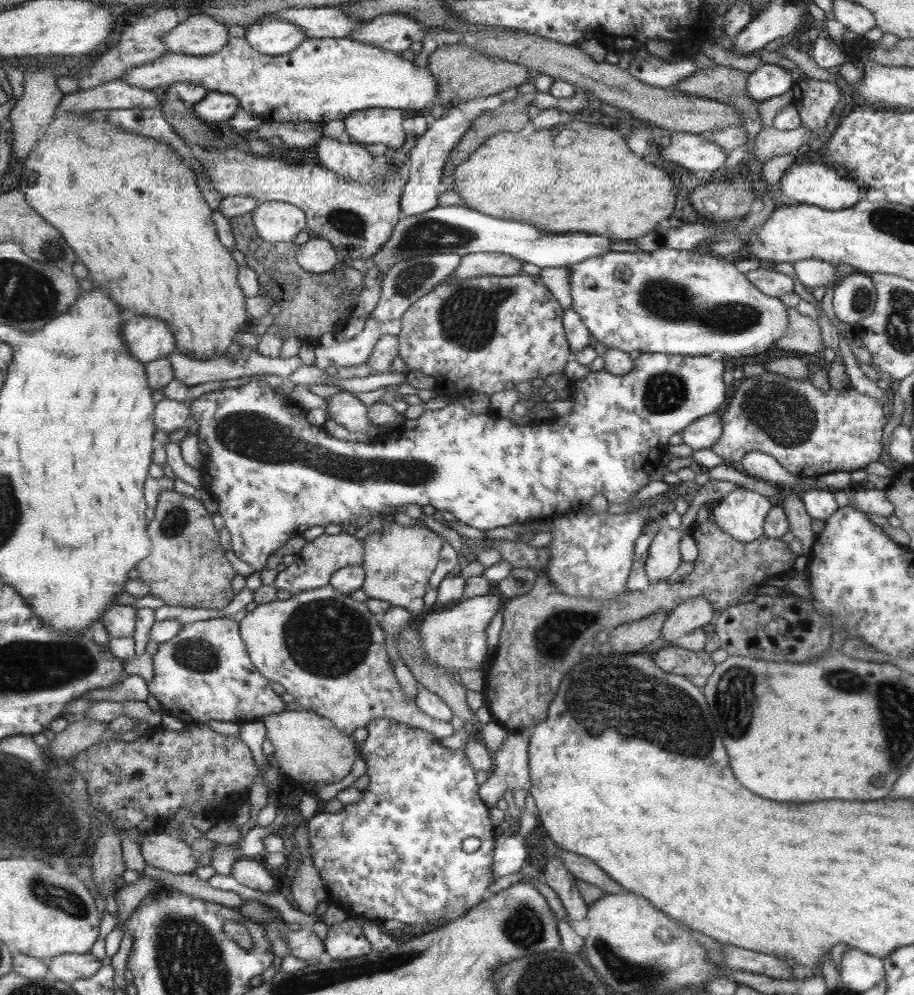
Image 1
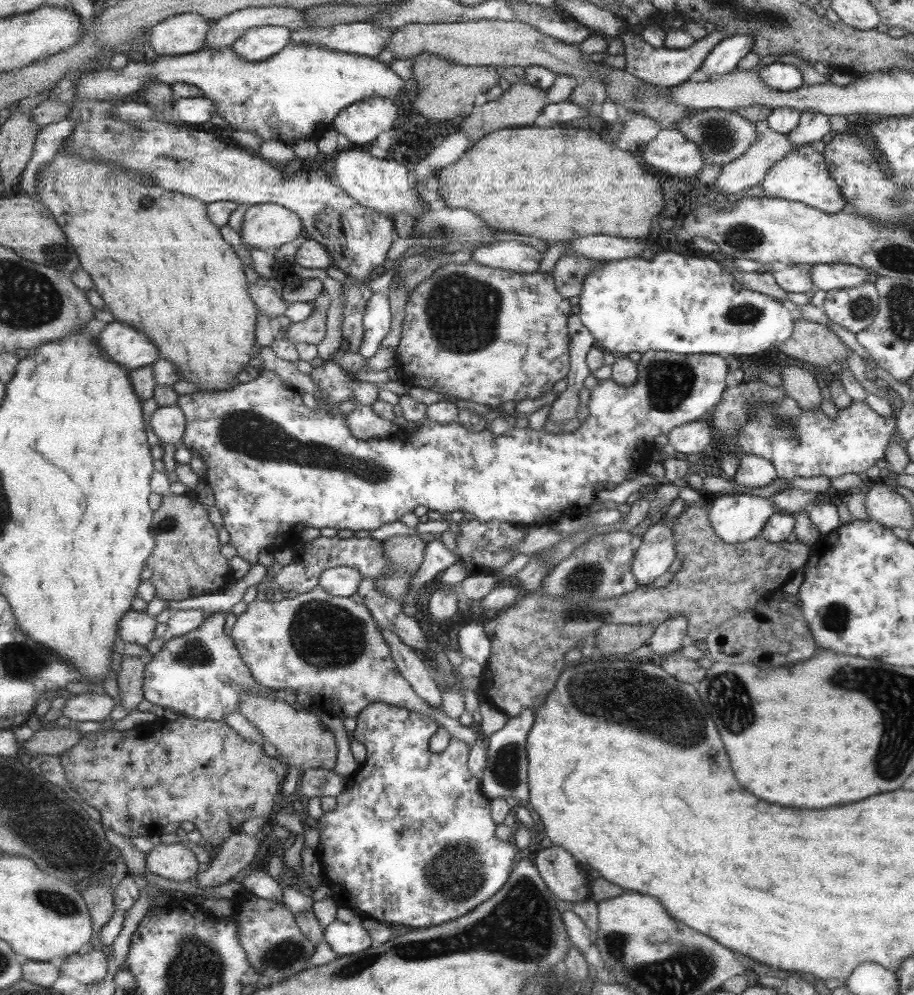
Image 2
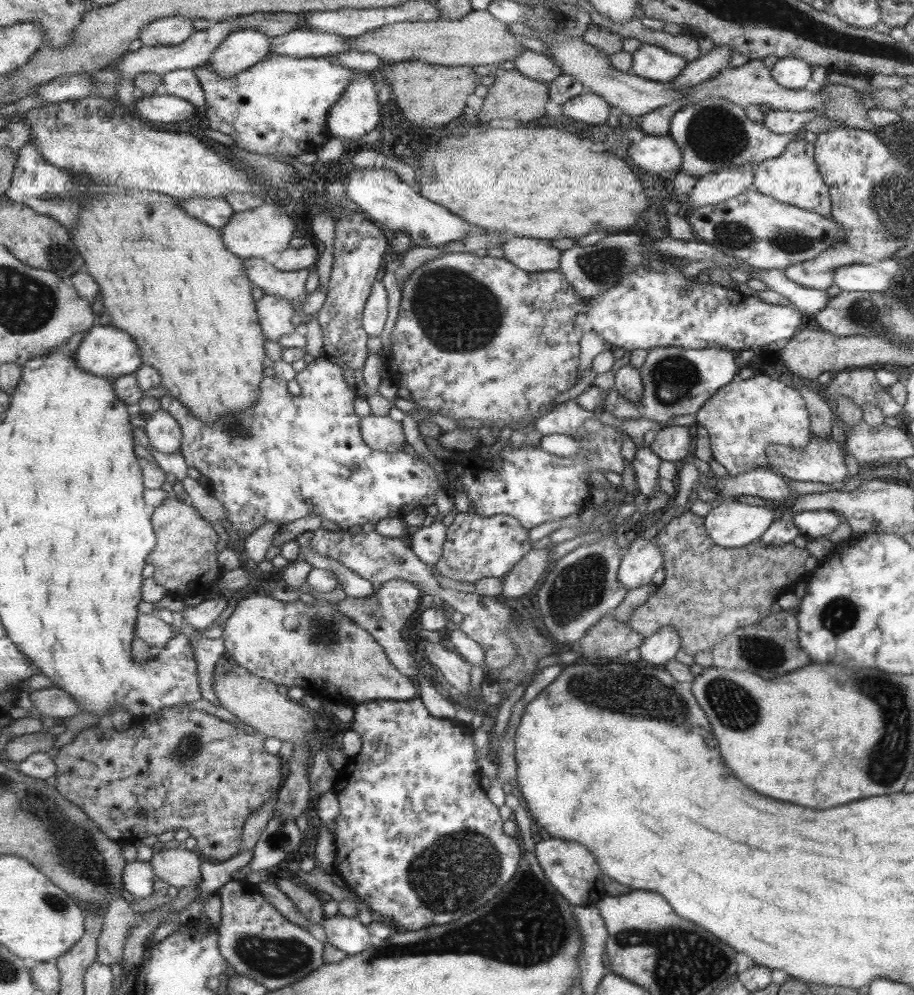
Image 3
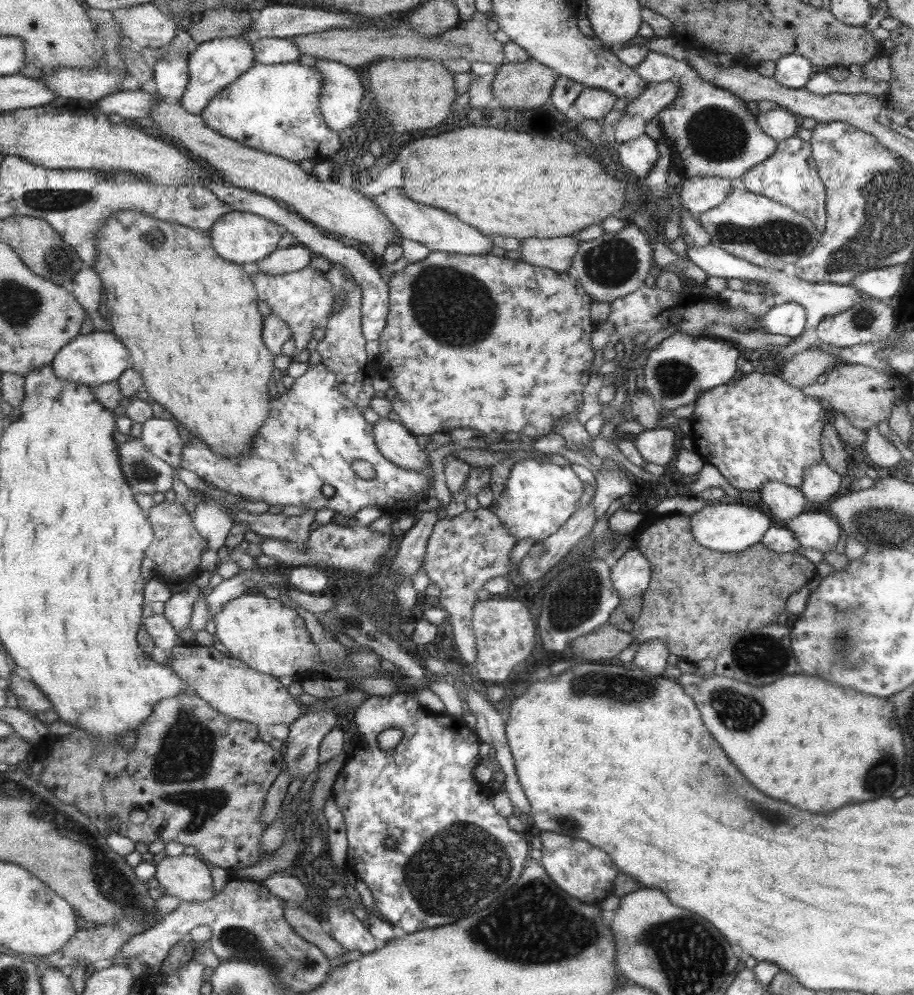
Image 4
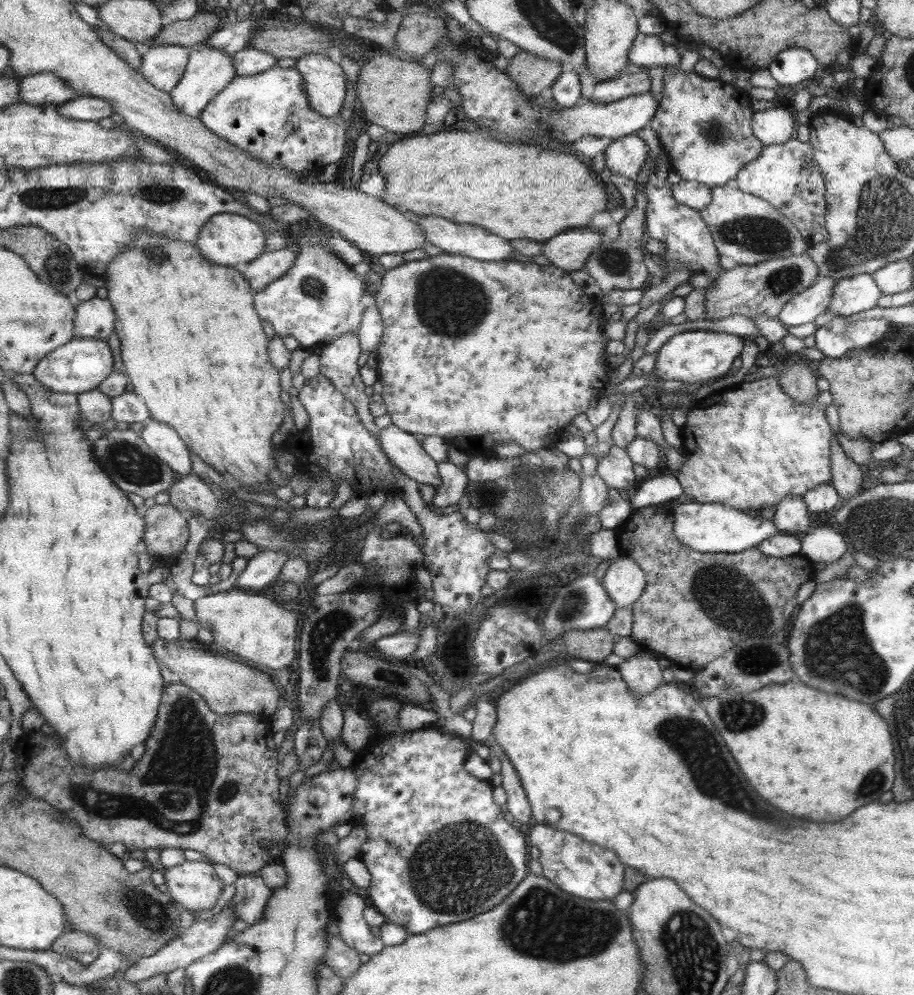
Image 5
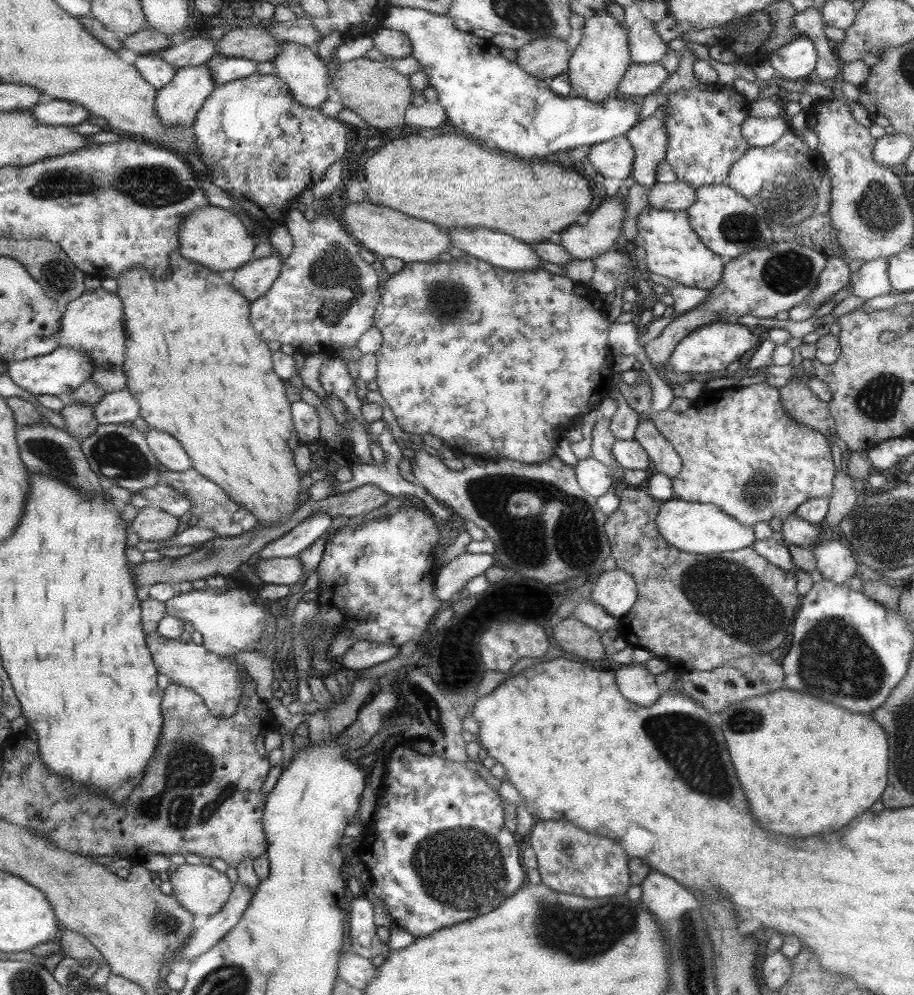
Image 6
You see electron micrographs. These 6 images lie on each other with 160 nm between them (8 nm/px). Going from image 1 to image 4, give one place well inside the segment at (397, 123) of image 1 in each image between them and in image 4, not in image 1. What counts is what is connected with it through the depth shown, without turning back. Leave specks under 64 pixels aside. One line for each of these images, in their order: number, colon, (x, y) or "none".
2: (362, 122)
3: (358, 111)
4: (342, 94)

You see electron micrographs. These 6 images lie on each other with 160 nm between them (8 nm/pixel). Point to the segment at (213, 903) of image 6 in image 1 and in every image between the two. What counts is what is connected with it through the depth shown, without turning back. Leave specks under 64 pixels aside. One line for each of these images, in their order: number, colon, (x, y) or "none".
1: (162, 851)
2: (175, 862)
3: (181, 868)
4: (187, 877)
5: (196, 886)

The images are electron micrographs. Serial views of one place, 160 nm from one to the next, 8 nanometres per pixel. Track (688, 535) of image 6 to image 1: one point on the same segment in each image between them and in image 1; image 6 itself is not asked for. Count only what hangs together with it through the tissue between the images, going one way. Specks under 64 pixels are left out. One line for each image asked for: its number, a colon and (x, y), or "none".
1: (742, 514)
2: (736, 518)
3: (732, 524)
4: (721, 527)
5: (711, 527)

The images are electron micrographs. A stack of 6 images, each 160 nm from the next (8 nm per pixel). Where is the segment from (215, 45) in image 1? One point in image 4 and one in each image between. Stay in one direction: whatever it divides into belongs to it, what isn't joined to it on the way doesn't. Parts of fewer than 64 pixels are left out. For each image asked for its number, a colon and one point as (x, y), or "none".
2: (183, 34)
3: (170, 31)
4: (146, 25)

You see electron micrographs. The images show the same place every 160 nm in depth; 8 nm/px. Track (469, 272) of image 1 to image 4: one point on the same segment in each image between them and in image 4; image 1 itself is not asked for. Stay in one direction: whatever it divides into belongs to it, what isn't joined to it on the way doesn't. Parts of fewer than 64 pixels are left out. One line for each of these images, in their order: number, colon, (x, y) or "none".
2: (512, 255)
3: (532, 255)
4: (557, 254)

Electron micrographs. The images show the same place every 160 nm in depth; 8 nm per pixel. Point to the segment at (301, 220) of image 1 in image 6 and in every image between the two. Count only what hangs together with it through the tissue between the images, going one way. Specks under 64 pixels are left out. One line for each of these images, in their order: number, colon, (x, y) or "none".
2: (266, 226)
3: (254, 233)
4: (240, 237)
5: (227, 239)
6: (212, 236)

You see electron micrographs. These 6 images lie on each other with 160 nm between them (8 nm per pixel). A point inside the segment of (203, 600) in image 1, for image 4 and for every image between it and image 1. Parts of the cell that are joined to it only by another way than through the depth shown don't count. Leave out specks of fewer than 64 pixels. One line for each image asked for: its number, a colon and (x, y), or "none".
2: (187, 562)
3: (185, 559)
4: (177, 550)

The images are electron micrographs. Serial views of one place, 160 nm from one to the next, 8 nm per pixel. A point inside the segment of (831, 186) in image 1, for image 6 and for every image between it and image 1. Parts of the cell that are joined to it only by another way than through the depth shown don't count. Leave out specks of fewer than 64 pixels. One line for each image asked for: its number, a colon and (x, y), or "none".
2: (800, 176)
3: (792, 178)
4: (789, 176)
5: (786, 176)
6: (788, 183)

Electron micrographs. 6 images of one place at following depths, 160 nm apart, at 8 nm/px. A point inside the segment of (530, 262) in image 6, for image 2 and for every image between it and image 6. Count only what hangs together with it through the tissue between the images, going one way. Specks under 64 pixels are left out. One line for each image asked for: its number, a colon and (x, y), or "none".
2: (384, 185)
3: (379, 192)
4: (435, 229)
5: (476, 243)

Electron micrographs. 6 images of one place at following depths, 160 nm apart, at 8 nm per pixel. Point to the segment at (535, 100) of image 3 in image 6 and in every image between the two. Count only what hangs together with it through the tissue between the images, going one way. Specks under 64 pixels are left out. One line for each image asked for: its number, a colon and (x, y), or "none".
4: (521, 85)
5: (533, 75)
6: (544, 59)

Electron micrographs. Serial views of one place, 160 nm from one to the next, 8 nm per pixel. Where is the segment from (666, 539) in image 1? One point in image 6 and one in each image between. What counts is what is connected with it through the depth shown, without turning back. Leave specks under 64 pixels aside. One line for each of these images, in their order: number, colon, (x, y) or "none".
2: (656, 552)
3: (643, 557)
4: (630, 575)
5: (623, 581)
6: (615, 590)

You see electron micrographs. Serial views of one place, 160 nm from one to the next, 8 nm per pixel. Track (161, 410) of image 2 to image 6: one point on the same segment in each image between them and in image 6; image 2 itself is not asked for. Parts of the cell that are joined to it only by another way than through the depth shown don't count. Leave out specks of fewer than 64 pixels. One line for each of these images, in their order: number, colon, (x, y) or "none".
3: (164, 432)
4: (162, 437)
5: (161, 438)
6: (168, 450)

